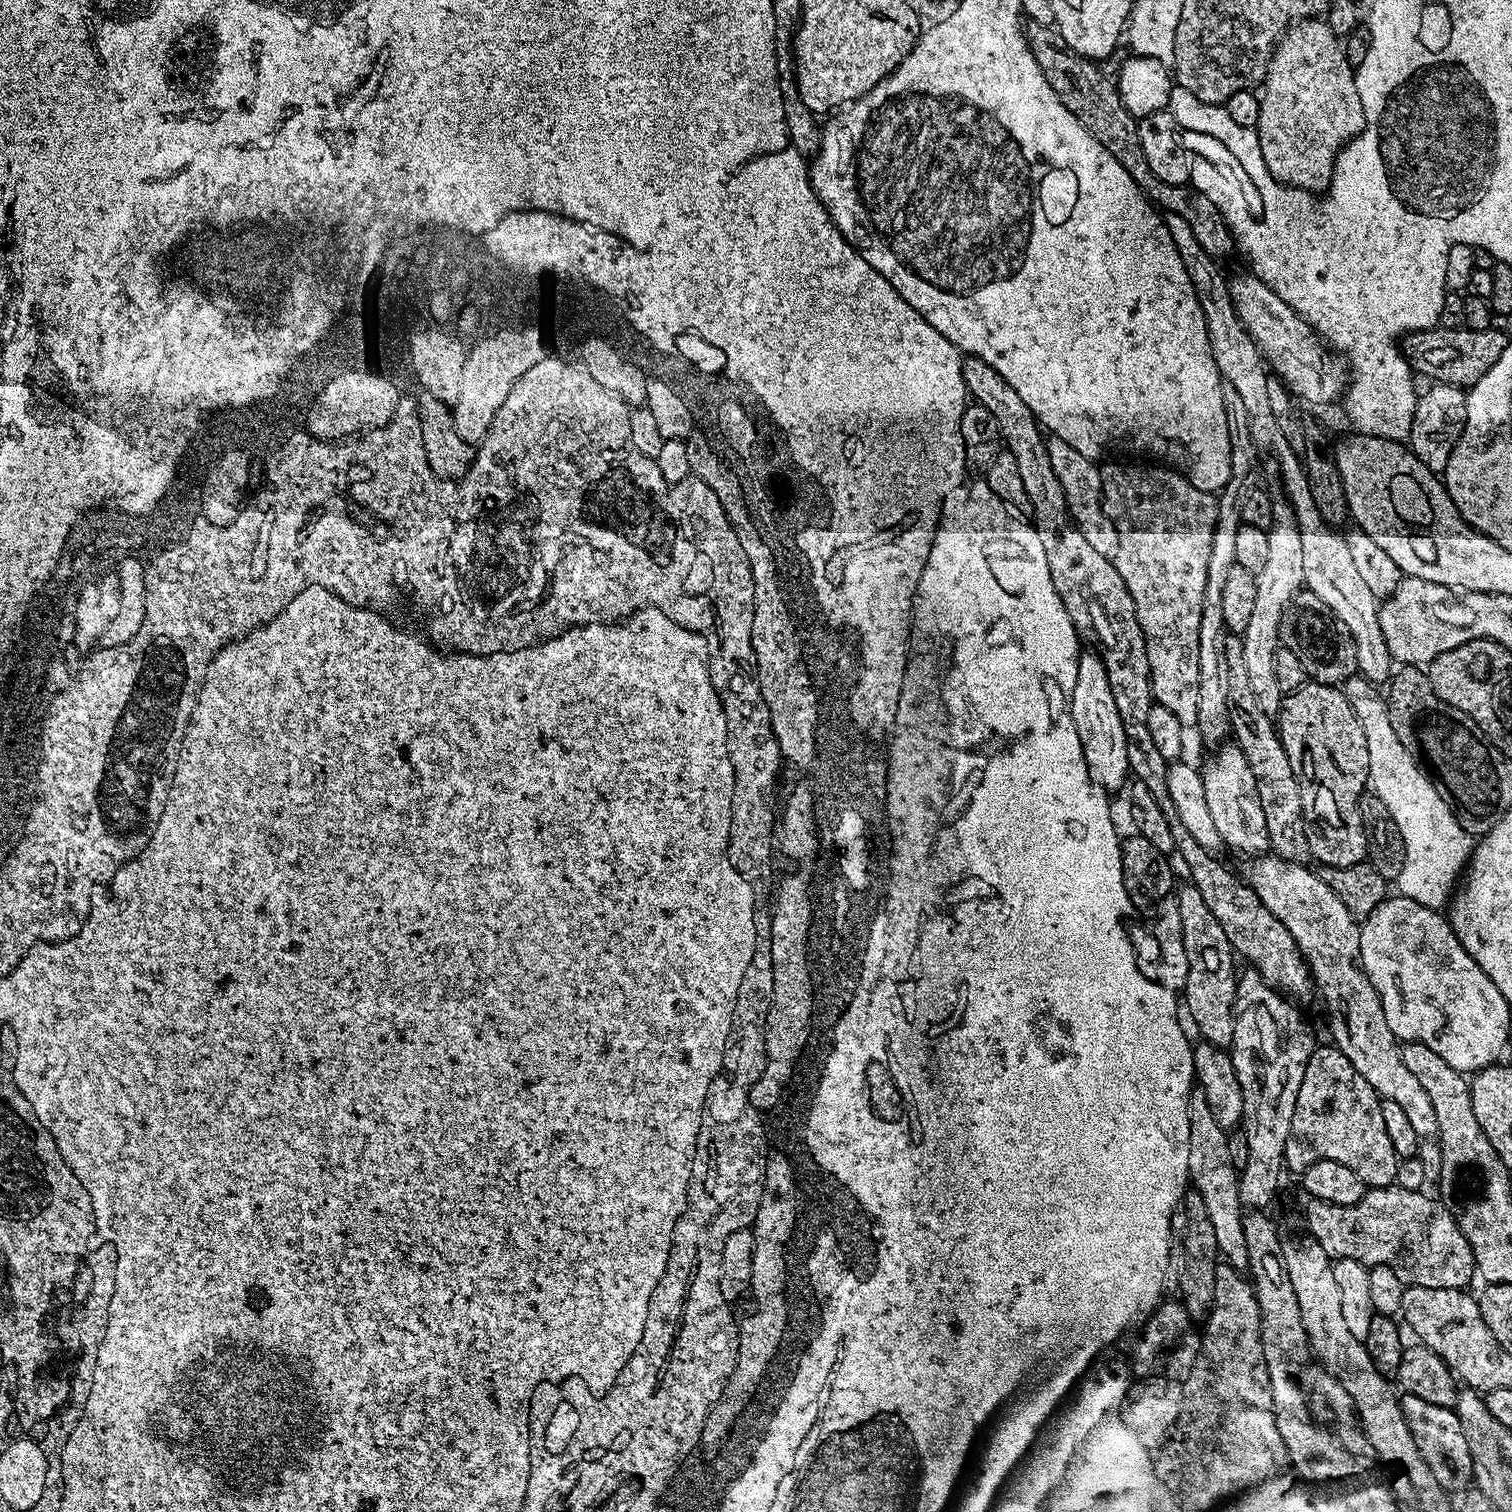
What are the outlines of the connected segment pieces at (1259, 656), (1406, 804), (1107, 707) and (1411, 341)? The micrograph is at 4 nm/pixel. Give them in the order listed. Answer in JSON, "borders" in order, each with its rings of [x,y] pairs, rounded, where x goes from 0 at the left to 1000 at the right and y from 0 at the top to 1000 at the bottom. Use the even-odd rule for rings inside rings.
{"borders":[[[[845,329],[842,331],[841,349],[838,350],[837,372],[835,374],[835,377],[830,379],[829,403],[821,419],[821,438],[824,440],[827,456],[829,456],[829,462],[832,462],[832,467],[835,467],[836,472],[841,475],[846,472],[848,462],[845,454],[845,446],[843,443],[843,433],[848,426],[847,414],[853,404],[852,399],[854,397],[855,399],[858,392],[863,388],[860,350],[856,345],[856,339],[854,334],[847,331]]],[[[899,446],[892,448],[888,453],[888,459],[893,464],[898,478],[901,478],[901,485],[903,485],[903,496],[906,496],[905,515],[907,523],[917,533],[917,536],[919,536],[919,541],[929,558],[929,572],[927,578],[925,578],[925,581],[922,583],[922,587],[927,593],[933,594],[944,601],[952,602],[954,601],[954,598],[956,600],[958,597],[962,590],[962,585],[966,577],[969,576],[975,560],[975,556],[971,548],[963,543],[959,533],[956,533],[956,530],[954,530],[954,528],[951,525],[951,522],[948,522],[946,515],[937,507],[935,501],[933,501],[932,495],[927,491],[925,491],[925,485],[922,485],[922,480],[919,478],[918,464],[913,458],[913,460],[910,458],[910,455],[911,453],[908,450],[903,450]]],[[[715,431],[712,437],[712,448],[708,461],[709,466],[709,483],[713,485],[714,499],[718,501],[718,507],[722,515],[735,525],[747,516],[745,501],[745,485],[742,483],[742,475],[739,475],[739,467],[737,459],[734,459],[734,448],[731,448],[731,440],[727,431]]],[[[991,216],[983,218],[975,218],[972,216],[967,217],[944,217],[940,220],[933,220],[927,225],[927,232],[931,241],[934,243],[937,249],[942,249],[944,253],[950,254],[964,254],[964,256],[970,257],[978,253],[991,237],[993,237],[993,231],[999,226]]]]}

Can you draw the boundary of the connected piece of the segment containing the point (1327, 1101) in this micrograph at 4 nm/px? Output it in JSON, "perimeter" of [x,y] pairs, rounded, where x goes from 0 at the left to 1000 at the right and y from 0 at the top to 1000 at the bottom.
{"perimeter":[[[871,692],[864,702],[864,710],[861,713],[861,718],[858,721],[858,729],[856,731],[856,742],[853,742],[853,753],[851,753],[849,769],[857,776],[862,776],[870,767],[882,767],[888,769],[888,771],[893,771],[898,779],[905,786],[919,786],[923,783],[923,774],[926,767],[922,758],[919,758],[919,753],[917,751],[917,744],[914,742],[913,726],[896,708],[893,700],[888,697],[883,692]]]}

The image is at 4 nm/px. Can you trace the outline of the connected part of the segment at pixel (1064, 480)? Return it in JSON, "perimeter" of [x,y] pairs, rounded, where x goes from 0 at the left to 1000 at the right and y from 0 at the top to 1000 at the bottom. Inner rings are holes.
{"perimeter":[[[694,288],[692,292],[694,308],[697,308],[697,314],[702,321],[702,327],[705,328],[706,339],[711,344],[713,351],[716,351],[718,358],[721,358],[726,366],[735,368],[738,364],[739,354],[728,331],[728,310],[722,308],[724,306],[720,302],[713,300],[710,295],[702,292],[702,290]]]}

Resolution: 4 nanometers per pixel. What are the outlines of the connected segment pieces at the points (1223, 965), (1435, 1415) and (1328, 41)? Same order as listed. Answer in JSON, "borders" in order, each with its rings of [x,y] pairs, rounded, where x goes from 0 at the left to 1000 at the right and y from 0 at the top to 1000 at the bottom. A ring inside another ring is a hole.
{"borders":[[[[783,583],[777,593],[779,604],[782,607],[782,623],[784,623],[784,636],[787,636],[787,642],[782,654],[782,666],[783,664],[786,666],[786,672],[794,679],[794,687],[797,690],[802,690],[808,694],[814,694],[817,673],[815,666],[817,662],[819,647],[815,624],[811,620],[811,615],[808,615],[808,610],[806,610],[806,607],[800,604],[800,599],[798,599],[795,591],[792,591],[788,584]]],[[[929,922],[925,924],[926,932],[930,938],[930,943],[933,943],[933,948],[948,978],[956,985],[966,984],[968,985],[974,981],[974,964],[972,956],[967,946],[967,940],[962,931],[950,930],[943,925]]],[[[878,13],[858,13],[849,19],[849,23],[839,38],[835,58],[836,62],[833,61],[832,63],[833,75],[830,85],[839,115],[855,124],[875,125],[881,118],[881,110],[886,99],[899,90],[902,85],[902,71],[901,65],[898,65],[896,45],[890,38],[888,28],[880,20]]]]}

